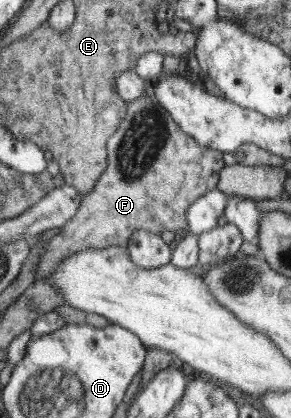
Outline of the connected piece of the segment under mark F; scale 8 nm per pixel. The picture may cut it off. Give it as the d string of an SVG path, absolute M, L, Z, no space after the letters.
M154 90L151 99L143 97L128 104L126 119L106 145L109 161L103 175L95 189L87 193L75 217L60 228L41 254L39 280L53 273L77 251L89 247L128 247L135 231L187 233L187 210L194 201L217 187L219 174L226 166L223 152L197 144L155 100Z

